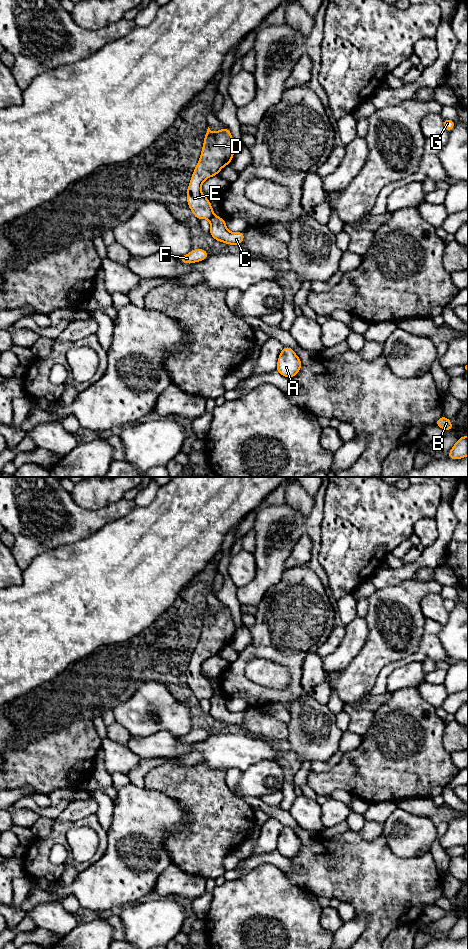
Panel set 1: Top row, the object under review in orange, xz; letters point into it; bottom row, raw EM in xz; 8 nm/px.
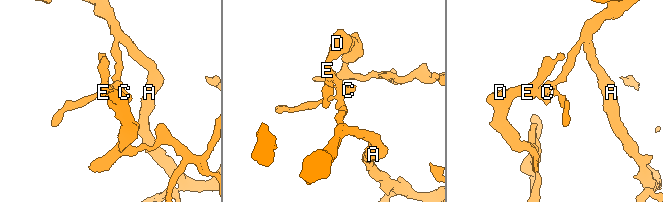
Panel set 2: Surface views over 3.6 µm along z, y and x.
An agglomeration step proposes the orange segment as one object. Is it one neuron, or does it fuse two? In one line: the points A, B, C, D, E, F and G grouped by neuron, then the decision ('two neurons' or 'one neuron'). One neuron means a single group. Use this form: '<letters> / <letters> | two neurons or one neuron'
A C F / B D E G | two neurons

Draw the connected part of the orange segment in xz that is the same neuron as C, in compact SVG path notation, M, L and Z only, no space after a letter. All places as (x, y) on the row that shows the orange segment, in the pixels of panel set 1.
M214 215L210 219L209 234L218 242L224 242L229 245L241 245L244 240L244 231L230 232L226 228L226 221Z

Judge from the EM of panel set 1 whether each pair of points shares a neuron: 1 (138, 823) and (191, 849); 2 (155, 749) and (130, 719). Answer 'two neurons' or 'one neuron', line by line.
1: two neurons
2: two neurons

